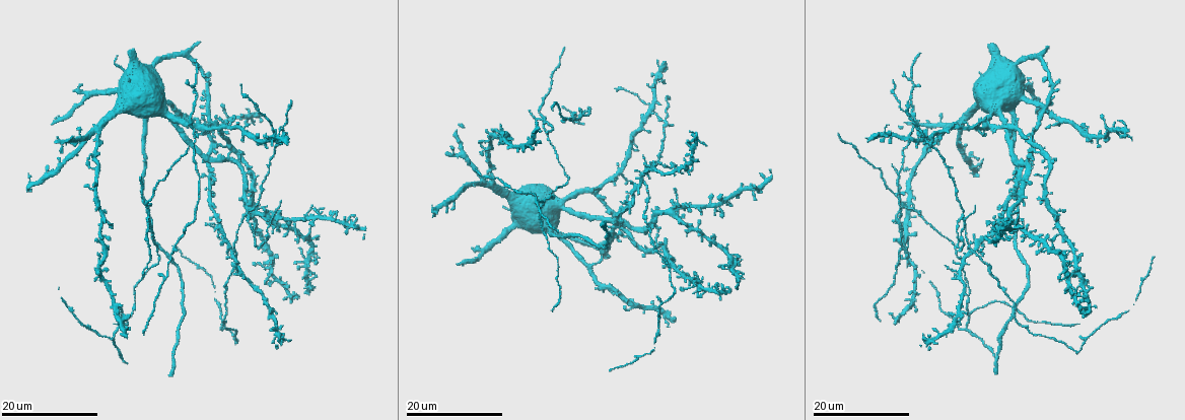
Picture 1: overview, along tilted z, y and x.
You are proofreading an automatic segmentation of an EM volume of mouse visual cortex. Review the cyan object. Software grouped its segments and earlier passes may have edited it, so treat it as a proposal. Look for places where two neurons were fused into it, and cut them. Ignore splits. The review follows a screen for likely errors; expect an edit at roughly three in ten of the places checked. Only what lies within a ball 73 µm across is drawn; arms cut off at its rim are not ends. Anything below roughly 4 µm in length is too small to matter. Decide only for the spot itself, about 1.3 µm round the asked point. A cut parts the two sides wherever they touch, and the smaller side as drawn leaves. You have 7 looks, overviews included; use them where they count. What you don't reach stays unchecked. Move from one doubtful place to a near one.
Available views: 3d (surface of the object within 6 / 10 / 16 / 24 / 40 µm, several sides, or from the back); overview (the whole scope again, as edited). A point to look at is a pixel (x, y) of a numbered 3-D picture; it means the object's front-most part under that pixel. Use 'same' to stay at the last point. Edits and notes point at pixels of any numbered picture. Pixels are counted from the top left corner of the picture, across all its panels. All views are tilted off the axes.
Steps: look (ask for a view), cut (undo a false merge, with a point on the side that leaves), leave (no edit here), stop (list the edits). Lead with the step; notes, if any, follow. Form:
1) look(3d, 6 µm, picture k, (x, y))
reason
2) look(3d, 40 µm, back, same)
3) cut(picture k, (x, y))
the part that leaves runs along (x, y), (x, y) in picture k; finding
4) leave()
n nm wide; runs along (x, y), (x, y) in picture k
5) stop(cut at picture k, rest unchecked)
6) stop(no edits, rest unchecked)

look(3d, 24 µm, picture 1, (246, 212))
side arm on a straight run

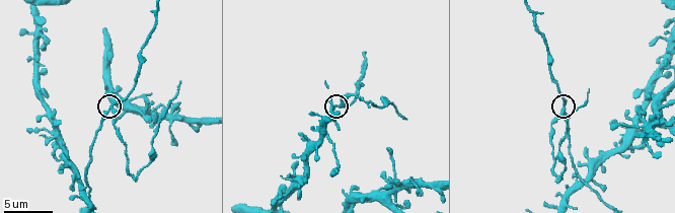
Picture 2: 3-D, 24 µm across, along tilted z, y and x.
look(3d, 10 µm, picture 2, (563, 108))

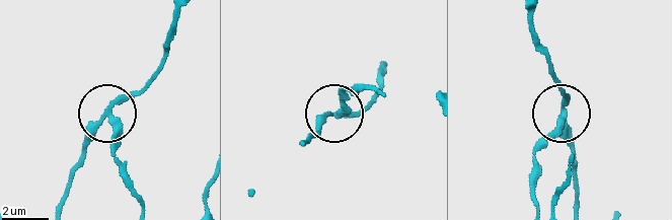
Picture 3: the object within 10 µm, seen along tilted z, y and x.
look(3d, 10 µm, back, picture 3, (338, 112))

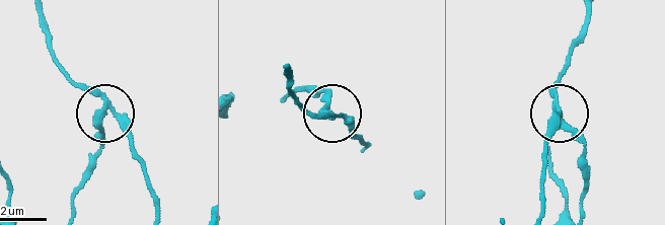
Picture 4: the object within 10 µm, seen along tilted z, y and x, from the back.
cut(picture 4, (331, 94))
the part that leaves runs along (330, 118), (322, 91), (302, 88), (286, 97) in picture 4; two neurons meet here

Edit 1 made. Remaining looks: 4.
look(3d, 16 µm, picture 1, (927, 142))
thin arm on a thick one

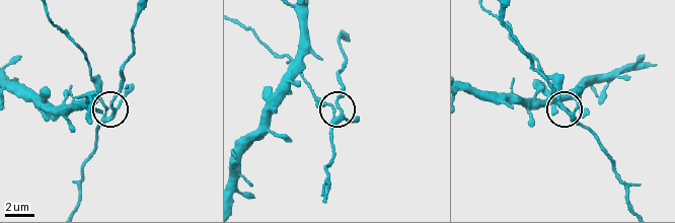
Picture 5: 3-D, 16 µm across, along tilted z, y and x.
look(3d, 6 µm, picture 5, (560, 106))

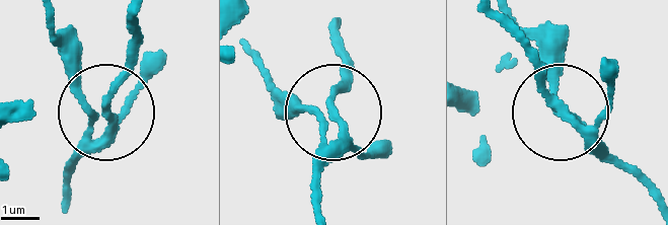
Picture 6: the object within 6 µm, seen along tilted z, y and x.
leave()
runs along (64, 193), (68, 165), (138, 42) in picture 6; one neuron here

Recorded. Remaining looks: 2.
look(3d, 24 µm, picture 1, (482, 179))
arms part here

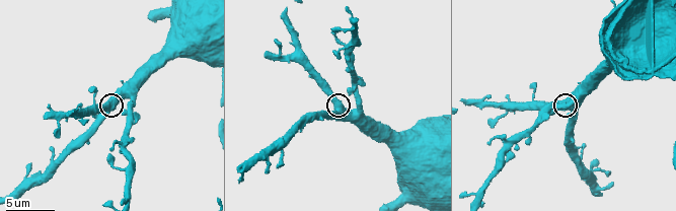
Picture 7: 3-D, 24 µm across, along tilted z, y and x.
look(3d, 6 µm, picture 7, (337, 109))

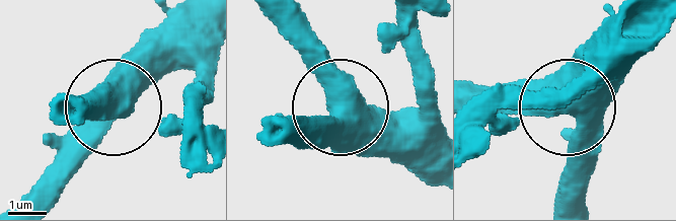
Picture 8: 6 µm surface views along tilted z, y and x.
leave()
3 arms; runs along (417, 173), (277, 29) in picture 8; continuous, no second neuron

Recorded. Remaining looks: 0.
stop(cut at picture 4, rest unchecked)

